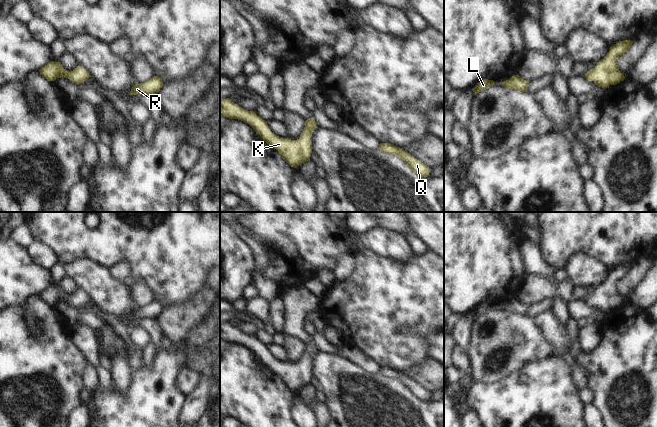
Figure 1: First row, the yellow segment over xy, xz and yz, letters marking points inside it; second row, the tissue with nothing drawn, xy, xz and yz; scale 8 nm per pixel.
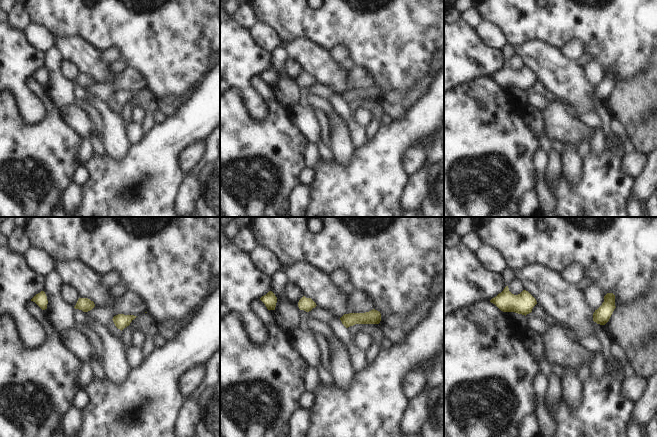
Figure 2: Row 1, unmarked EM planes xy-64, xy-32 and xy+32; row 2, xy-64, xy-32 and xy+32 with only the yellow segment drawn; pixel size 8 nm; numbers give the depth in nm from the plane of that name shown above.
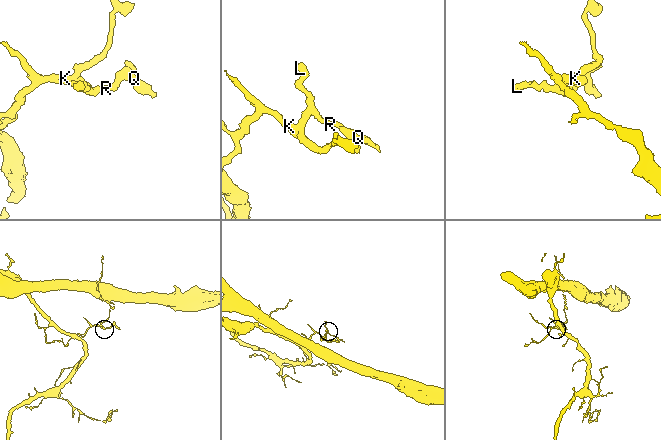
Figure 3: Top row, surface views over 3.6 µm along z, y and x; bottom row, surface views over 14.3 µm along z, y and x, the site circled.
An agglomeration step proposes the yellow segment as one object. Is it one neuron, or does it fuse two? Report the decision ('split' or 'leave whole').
leave whole

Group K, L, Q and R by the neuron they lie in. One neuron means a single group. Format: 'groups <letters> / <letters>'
groups K L Q R

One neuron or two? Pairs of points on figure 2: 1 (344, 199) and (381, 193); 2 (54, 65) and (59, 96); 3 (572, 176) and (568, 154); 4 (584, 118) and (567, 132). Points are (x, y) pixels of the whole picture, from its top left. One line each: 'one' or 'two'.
1: one
2: one
3: one
4: two

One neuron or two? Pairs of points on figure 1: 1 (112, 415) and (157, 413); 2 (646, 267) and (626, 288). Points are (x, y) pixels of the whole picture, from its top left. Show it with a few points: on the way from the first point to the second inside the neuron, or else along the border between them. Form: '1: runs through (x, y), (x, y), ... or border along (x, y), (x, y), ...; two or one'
1: runs through (123, 415), (146, 415); one
2: runs through (641, 272), (630, 283); one

